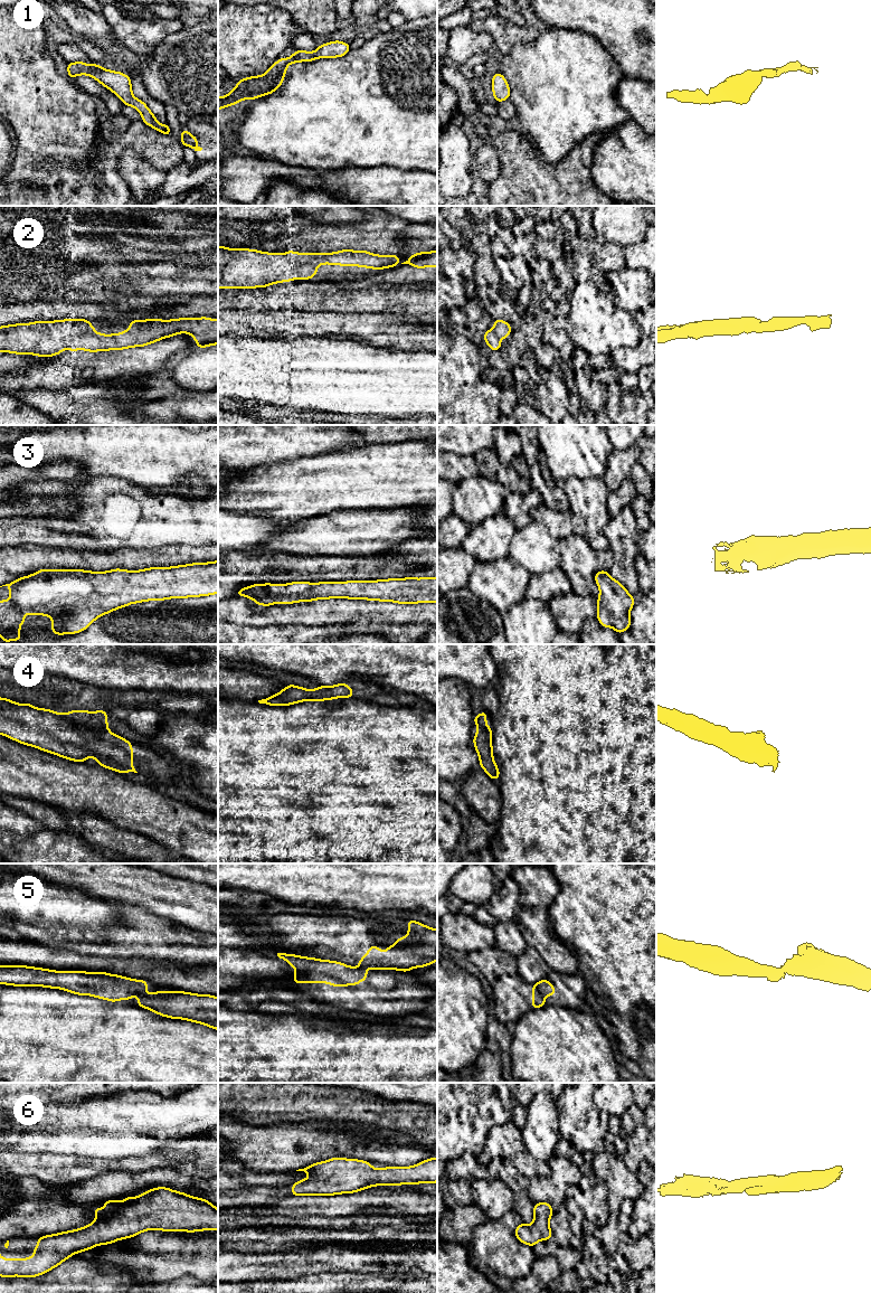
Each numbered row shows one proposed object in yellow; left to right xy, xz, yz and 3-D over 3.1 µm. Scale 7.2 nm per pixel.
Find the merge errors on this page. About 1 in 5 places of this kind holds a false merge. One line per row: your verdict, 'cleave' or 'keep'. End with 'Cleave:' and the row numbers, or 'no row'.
1: keep
2: keep
3: keep
4: keep
5: cleave
6: keep
Cleave: 5

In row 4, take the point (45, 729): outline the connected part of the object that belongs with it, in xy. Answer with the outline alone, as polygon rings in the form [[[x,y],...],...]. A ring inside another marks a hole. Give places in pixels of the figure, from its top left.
[[[0,698],[0,734],[18,743],[75,761],[94,757],[117,773],[134,772],[132,743],[112,734],[104,710],[59,714]]]

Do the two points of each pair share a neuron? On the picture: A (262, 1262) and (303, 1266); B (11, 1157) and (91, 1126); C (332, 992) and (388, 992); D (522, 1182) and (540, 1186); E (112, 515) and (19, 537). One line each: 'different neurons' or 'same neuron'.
A: same neuron
B: different neurons
C: same neuron
D: different neurons
E: same neuron

